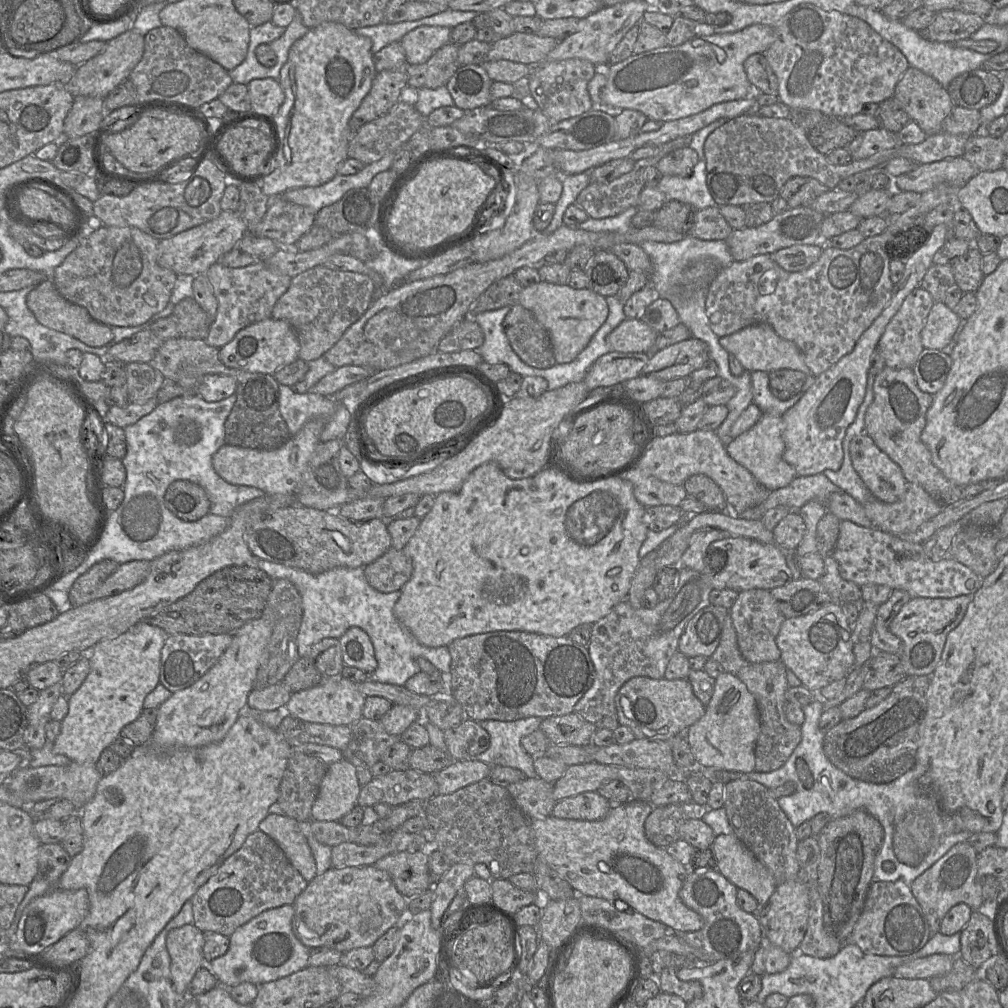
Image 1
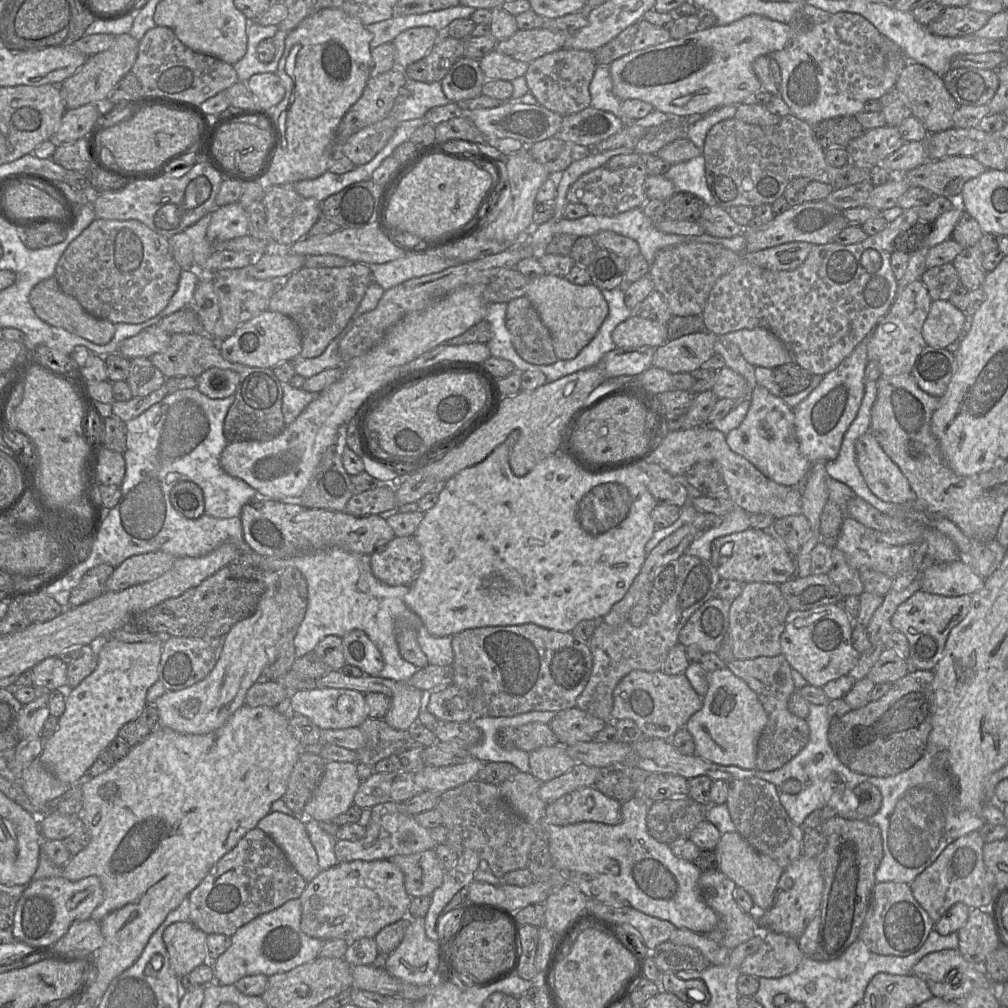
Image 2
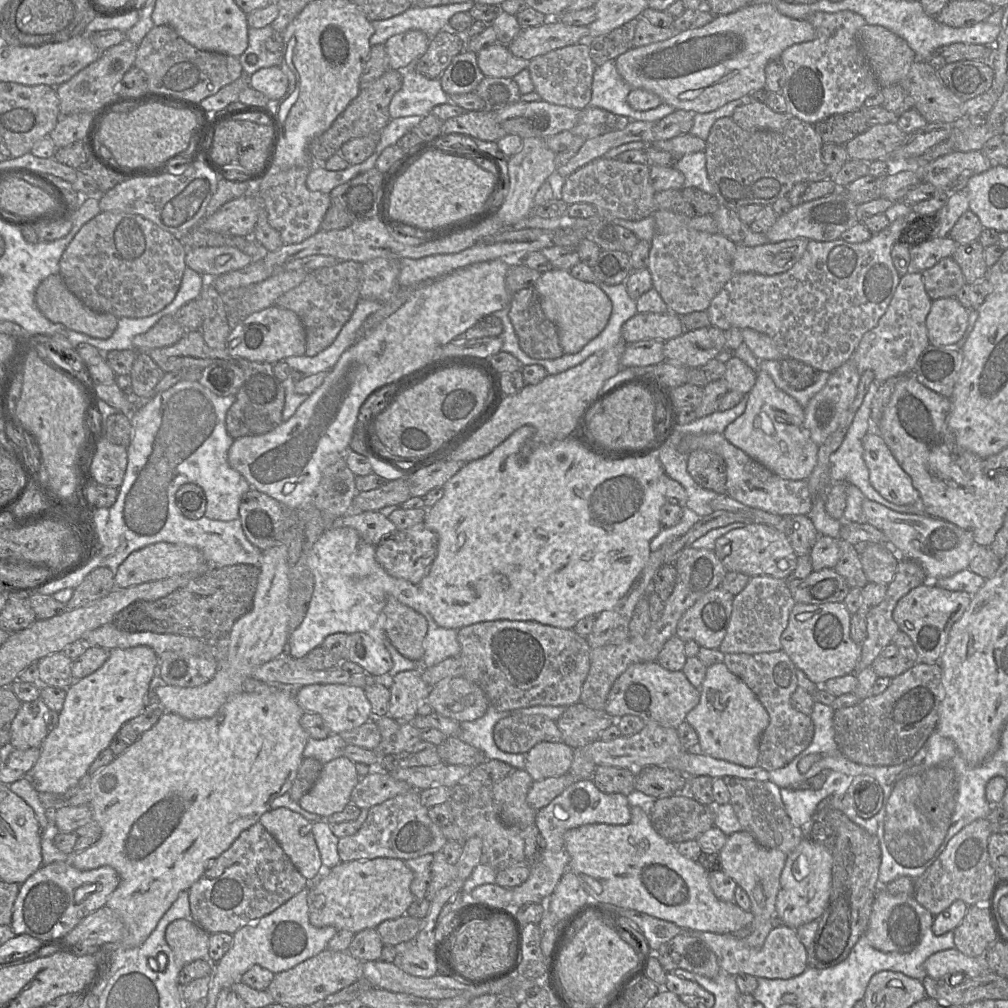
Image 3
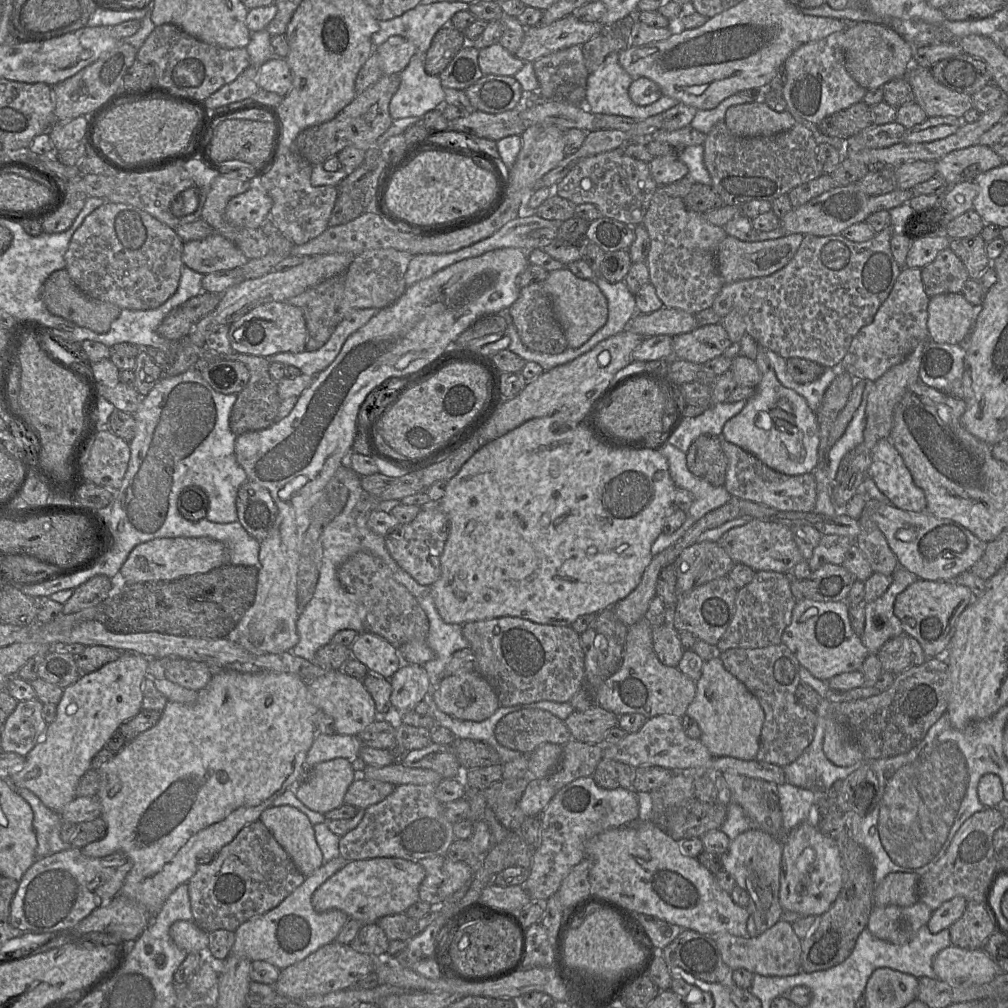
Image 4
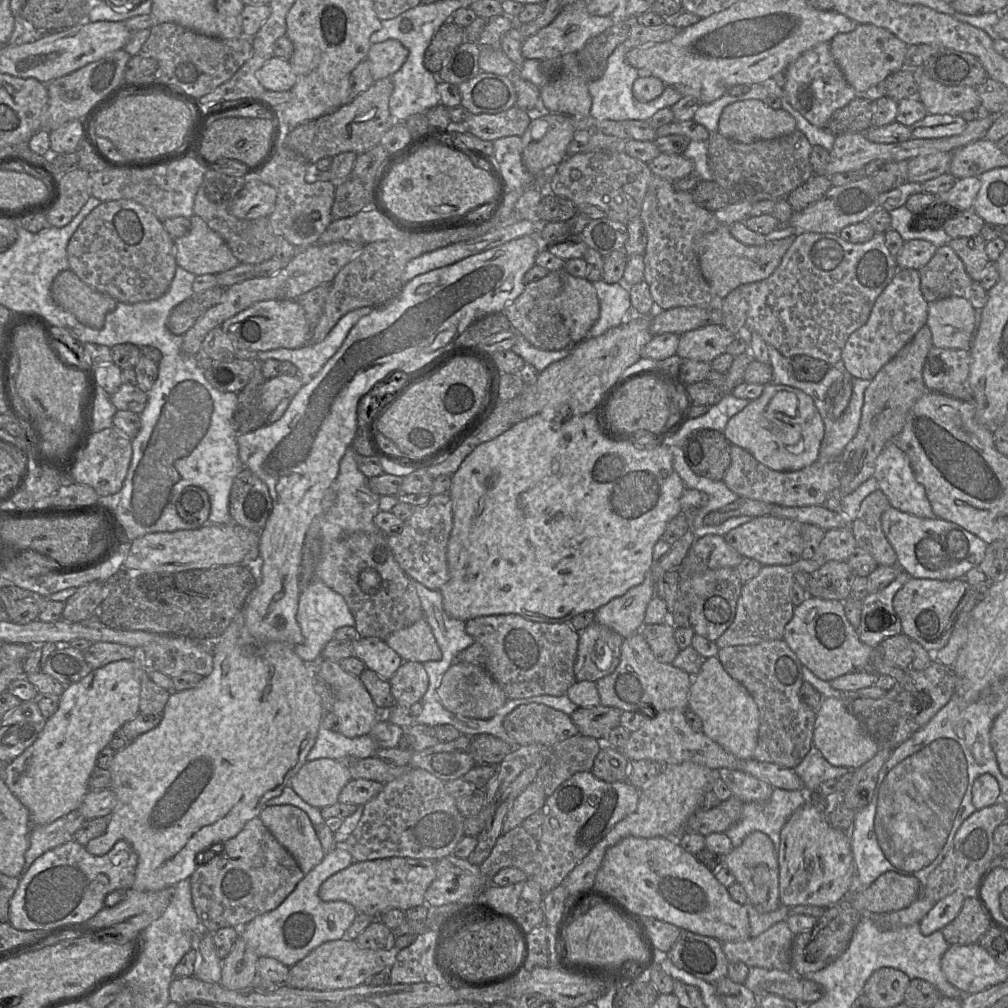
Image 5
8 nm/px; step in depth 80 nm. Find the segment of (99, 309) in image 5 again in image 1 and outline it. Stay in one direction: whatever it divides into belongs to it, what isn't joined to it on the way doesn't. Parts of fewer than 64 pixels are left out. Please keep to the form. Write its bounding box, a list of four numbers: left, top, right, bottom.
[26,278,114,347]

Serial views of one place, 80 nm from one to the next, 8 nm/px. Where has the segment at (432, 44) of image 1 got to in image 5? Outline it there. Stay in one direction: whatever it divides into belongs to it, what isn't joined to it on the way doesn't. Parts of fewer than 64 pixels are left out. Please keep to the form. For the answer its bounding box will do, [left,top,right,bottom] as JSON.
[366,39,408,80]

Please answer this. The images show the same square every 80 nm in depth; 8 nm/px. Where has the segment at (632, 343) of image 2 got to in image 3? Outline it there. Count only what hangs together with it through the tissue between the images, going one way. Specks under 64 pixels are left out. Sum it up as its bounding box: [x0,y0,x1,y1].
[621,312,684,343]

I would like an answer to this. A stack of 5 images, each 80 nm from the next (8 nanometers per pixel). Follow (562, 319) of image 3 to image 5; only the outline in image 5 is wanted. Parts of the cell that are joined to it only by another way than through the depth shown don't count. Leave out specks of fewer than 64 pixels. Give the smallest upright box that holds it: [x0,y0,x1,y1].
[561,270,600,343]

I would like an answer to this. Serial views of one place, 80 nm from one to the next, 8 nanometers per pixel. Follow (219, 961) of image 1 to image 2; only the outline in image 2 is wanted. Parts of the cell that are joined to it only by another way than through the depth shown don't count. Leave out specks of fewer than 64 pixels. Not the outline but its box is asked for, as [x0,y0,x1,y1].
[214,899,325,985]

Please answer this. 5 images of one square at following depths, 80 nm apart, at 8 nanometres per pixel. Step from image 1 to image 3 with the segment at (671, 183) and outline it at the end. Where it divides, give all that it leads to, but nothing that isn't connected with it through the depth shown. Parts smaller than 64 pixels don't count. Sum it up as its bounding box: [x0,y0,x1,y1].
[674,151,714,194]

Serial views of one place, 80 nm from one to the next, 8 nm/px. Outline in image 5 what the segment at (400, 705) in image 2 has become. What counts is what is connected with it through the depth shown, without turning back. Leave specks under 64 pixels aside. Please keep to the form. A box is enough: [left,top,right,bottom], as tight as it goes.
[389,661,428,707]

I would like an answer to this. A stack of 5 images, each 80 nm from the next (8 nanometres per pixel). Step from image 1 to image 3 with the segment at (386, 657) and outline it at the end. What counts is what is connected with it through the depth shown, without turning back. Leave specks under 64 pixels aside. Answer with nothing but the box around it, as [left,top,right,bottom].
[287,527,461,681]

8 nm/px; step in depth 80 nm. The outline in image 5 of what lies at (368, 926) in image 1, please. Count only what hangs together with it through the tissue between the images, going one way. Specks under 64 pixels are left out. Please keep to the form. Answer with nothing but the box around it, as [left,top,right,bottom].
[320,857,436,918]

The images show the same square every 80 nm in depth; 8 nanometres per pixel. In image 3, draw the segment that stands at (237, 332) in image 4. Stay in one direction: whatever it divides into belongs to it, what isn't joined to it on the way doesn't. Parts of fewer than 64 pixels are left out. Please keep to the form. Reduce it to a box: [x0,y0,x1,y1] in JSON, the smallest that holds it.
[226,305,306,364]

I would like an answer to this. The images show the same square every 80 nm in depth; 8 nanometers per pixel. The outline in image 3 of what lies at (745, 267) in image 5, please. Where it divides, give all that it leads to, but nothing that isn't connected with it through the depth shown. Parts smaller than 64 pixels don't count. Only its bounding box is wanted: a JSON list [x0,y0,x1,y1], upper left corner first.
[732,238,809,275]

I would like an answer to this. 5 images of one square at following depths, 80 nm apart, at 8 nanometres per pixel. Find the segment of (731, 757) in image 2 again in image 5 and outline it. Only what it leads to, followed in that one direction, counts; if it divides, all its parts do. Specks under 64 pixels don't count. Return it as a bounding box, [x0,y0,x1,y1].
[688,656,760,759]

